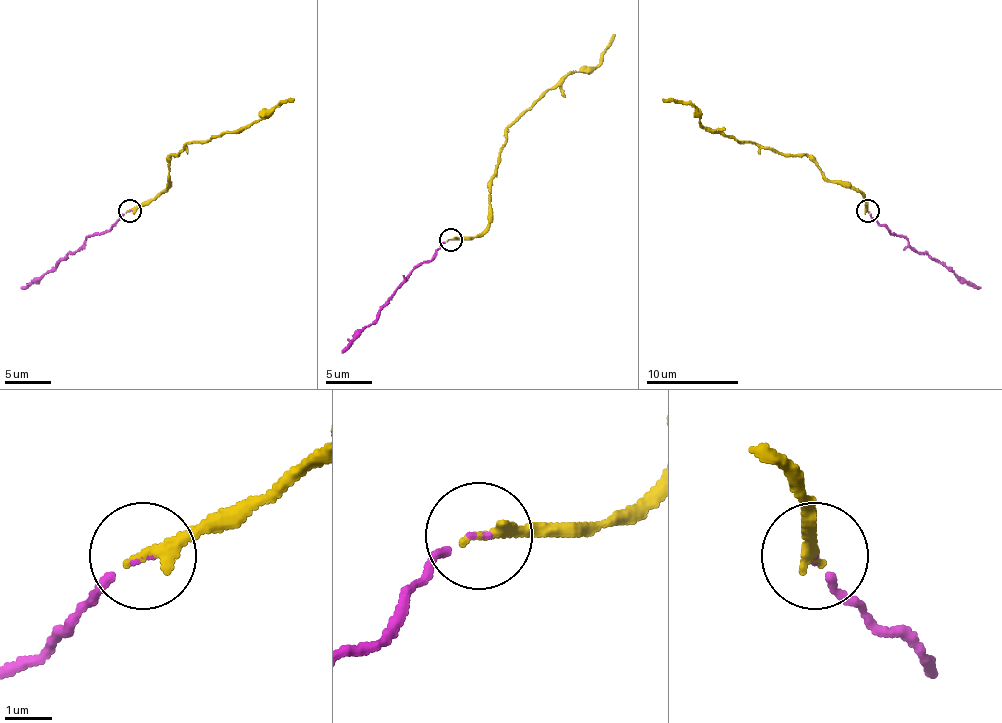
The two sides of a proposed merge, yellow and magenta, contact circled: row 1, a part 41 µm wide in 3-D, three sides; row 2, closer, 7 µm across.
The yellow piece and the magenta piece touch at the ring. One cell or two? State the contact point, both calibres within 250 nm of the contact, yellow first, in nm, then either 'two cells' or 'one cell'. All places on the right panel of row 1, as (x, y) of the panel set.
(867, 210) | 280/90 nm | one cell

